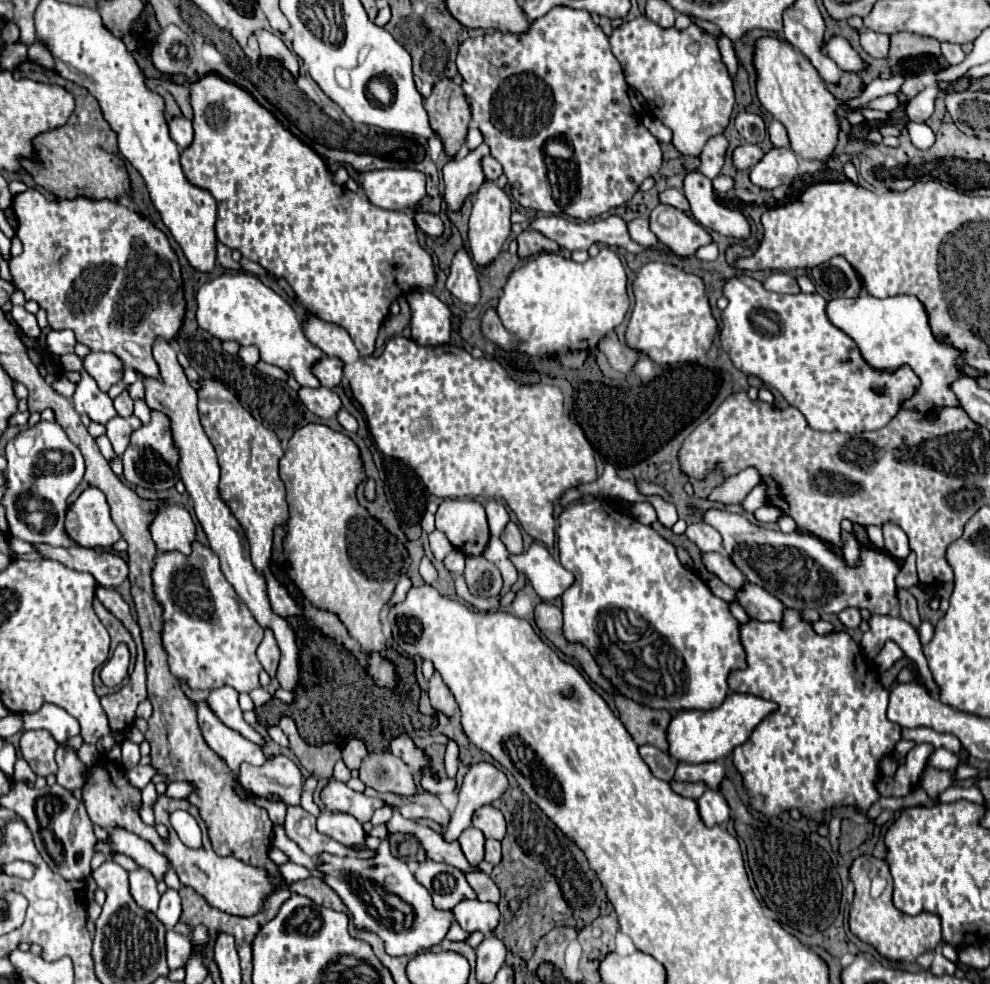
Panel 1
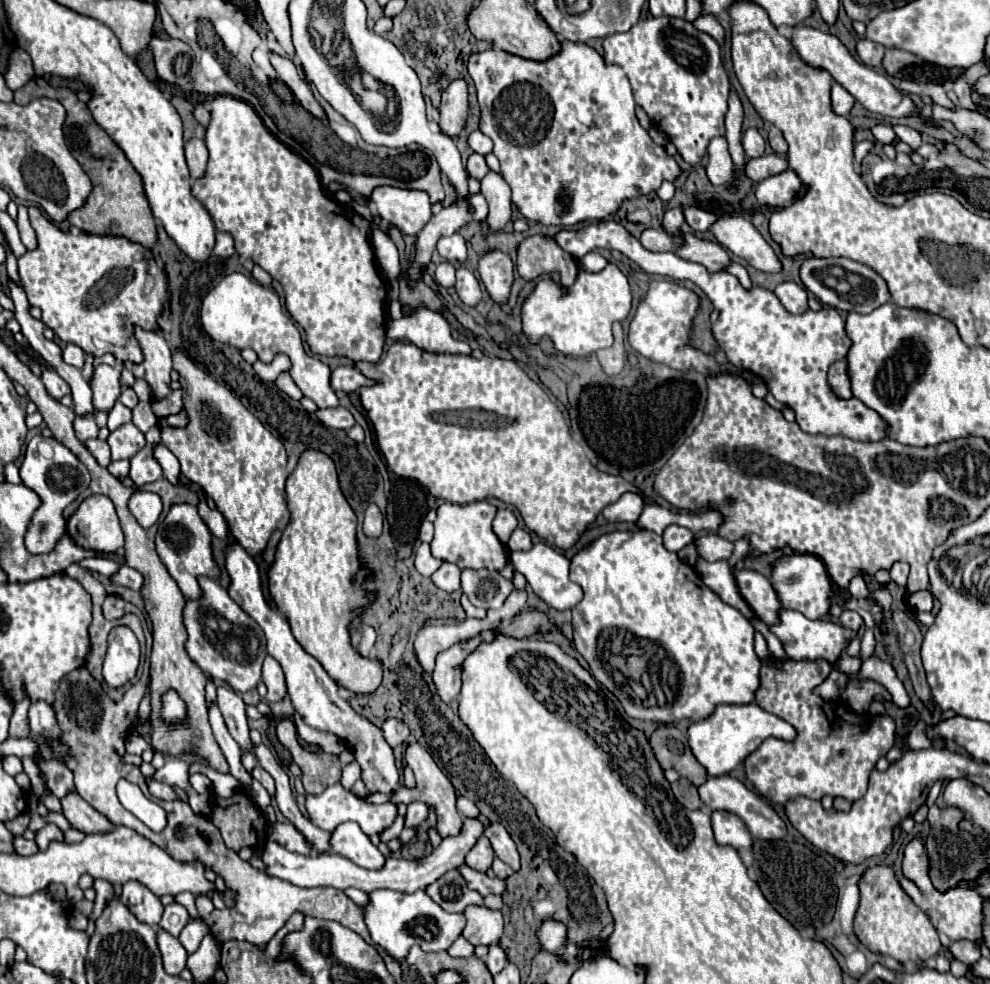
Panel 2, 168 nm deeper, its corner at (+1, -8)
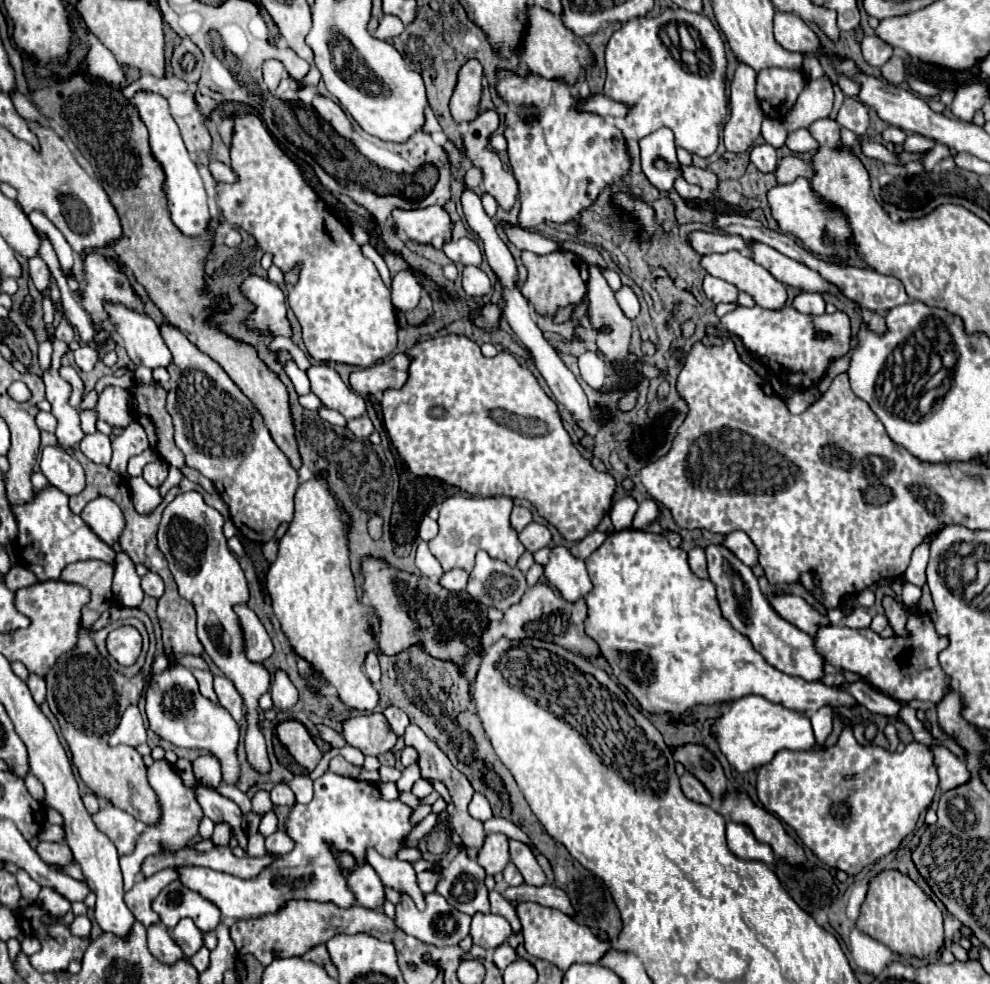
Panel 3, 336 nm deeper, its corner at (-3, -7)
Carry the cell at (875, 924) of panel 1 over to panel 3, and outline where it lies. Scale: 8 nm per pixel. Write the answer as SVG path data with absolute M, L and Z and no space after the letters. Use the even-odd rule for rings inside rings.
M882 871L870 881L870 889L856 927L898 955L922 959L938 953L944 943L942 911L908 875L902 875L900 871Z

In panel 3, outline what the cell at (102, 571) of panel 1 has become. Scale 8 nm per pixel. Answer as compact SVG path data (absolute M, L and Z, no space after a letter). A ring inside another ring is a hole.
M148 571L148 573L142 577L142 591L144 591L146 595L158 599L158 597L162 597L162 593L164 593L164 583L162 583L162 579L160 579L156 573Z

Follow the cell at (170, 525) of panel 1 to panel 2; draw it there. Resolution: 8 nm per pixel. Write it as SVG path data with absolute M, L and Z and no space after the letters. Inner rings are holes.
M174 504L156 534L156 552L170 576L176 580L186 600L202 598L202 588L198 586L198 576L208 576L218 580L220 568L212 556L212 532L200 518L198 508L192 504Z

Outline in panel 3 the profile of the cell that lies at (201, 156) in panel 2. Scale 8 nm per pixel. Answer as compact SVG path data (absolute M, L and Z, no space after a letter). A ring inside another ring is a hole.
M212 159L212 161L208 163L208 171L210 171L210 175L214 177L214 181L224 181L224 183L232 183L232 181L236 181L232 169L230 169L228 165L216 161L216 159Z

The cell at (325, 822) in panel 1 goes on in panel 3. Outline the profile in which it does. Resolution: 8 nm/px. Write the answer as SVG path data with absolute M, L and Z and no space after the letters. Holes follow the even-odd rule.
M368 847L368 851L366 851L366 861L374 867L374 871L380 875L384 885L388 885L396 891L408 893L414 899L416 907L420 907L420 911L424 909L424 895L416 885L416 871L412 869L412 865L408 861L382 857L372 847Z

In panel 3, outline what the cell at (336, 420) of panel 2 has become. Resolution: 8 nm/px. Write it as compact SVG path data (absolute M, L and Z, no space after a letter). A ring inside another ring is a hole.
M362 415L360 419L348 419L346 427L348 427L348 429L350 429L358 439L366 439L366 437L374 431L372 421L370 421L366 415Z

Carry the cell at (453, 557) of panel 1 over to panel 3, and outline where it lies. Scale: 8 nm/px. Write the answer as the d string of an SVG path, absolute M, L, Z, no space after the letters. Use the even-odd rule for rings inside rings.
M464 569L446 571L440 577L440 585L450 591L462 591L462 589L466 589L466 583L468 583L468 571L464 571Z

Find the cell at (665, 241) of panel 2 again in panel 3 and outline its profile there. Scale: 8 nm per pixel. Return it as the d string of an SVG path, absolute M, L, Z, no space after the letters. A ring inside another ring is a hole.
M692 231L688 235L688 245L700 253L700 255L710 255L710 253L726 253L730 249L736 249L740 253L748 253L748 241L738 237L738 235L722 235L722 233L706 233L706 231Z

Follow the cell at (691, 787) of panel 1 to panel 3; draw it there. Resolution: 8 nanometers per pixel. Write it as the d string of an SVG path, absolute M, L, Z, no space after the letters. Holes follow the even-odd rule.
M684 773L680 777L680 783L682 783L682 791L688 799L696 801L696 803L704 803L704 805L710 805L712 803L712 795L706 791L706 787L692 775L692 773Z

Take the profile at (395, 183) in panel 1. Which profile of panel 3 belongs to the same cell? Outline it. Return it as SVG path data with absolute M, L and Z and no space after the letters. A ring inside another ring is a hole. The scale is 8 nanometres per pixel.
M440 205L424 209L398 209L392 211L398 231L416 243L432 243L434 237L450 239L450 217Z

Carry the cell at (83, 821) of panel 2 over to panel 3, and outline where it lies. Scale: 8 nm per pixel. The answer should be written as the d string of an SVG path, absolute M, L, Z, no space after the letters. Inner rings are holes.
M102 805L98 813L92 815L92 821L116 845L120 855L134 851L138 831L136 831L136 819L132 815L114 805Z

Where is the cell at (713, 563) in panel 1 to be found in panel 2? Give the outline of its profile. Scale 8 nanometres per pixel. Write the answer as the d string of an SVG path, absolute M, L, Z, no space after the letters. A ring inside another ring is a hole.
M734 570L734 572L736 572L738 588L740 588L744 600L756 612L756 616L762 622L766 622L768 626L778 624L782 602L778 598L778 592L774 590L772 582L766 576L752 572L752 570Z

